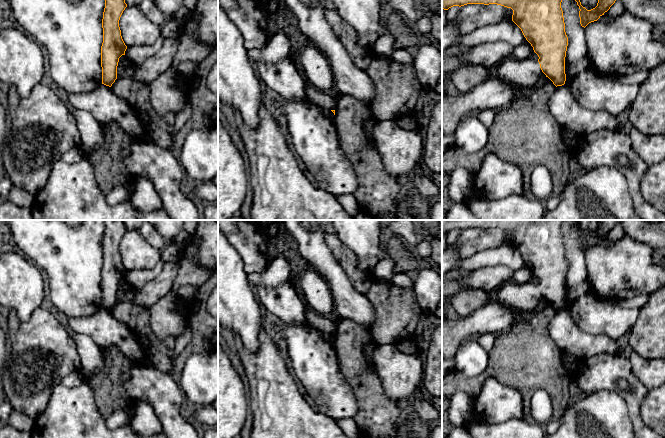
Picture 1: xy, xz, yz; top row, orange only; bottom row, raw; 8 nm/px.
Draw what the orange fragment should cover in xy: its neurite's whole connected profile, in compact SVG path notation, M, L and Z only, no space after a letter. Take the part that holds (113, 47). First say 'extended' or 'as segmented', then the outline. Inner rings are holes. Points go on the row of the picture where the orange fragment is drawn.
as segmented; M105 0L101 46L102 84L111 87L117 79L119 58L125 55L125 45L119 27L120 17L127 7L125 0Z

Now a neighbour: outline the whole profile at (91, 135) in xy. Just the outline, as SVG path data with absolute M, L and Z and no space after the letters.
M75 109L73 116L80 133L80 149L83 153L87 150L97 150L103 145L101 124L87 111Z

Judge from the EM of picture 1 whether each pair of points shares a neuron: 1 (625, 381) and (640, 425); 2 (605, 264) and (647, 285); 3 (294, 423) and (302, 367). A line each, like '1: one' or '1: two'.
1: one
2: one
3: two

